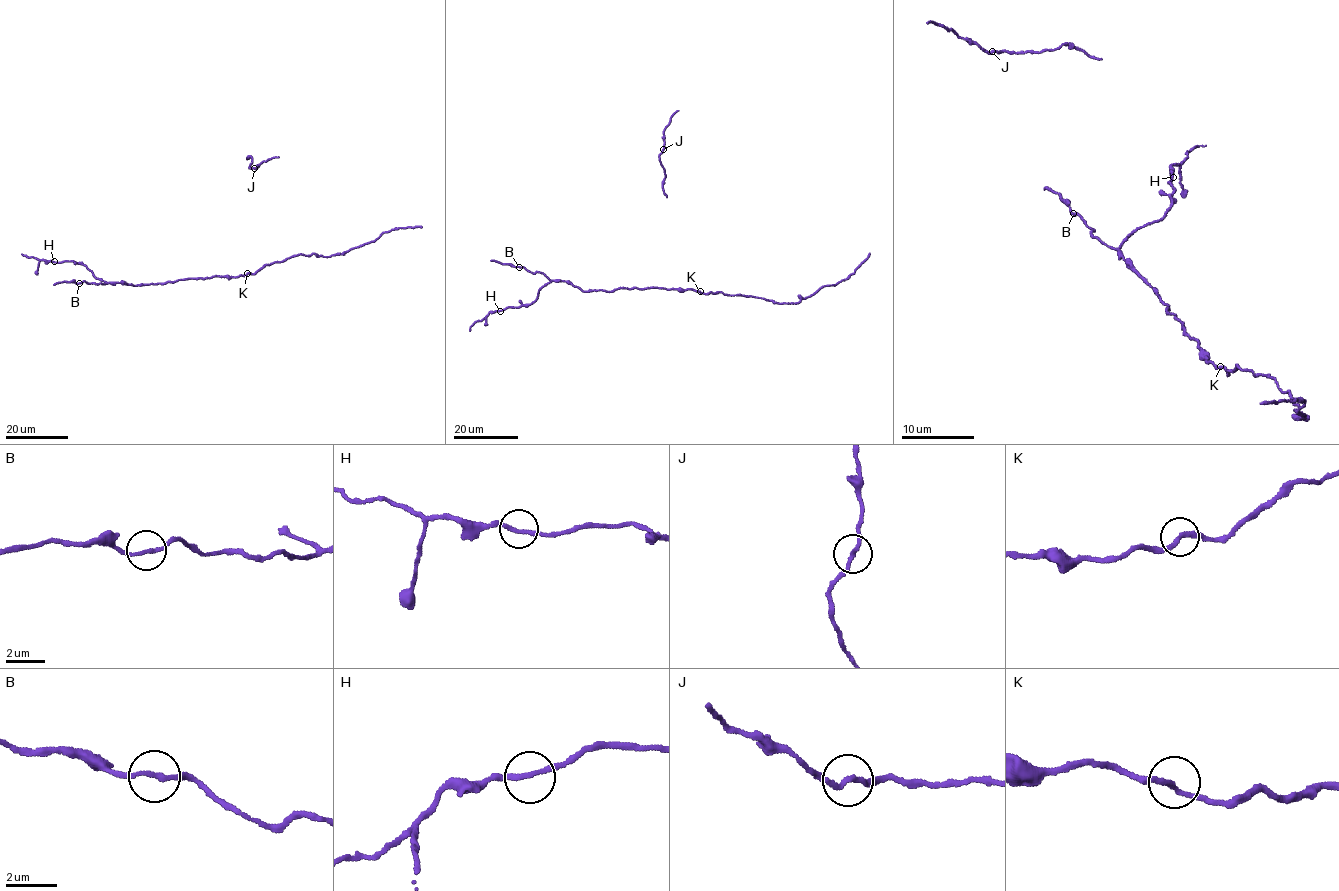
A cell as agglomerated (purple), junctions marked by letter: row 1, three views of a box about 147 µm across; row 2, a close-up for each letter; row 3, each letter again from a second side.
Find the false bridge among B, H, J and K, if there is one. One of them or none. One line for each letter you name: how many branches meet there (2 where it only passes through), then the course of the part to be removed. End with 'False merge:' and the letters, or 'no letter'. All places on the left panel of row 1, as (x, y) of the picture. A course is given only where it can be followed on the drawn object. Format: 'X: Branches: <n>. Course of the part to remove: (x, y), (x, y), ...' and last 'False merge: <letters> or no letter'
False merge: no letter

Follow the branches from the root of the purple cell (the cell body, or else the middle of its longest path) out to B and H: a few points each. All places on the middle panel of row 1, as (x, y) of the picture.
B: (699, 292), (689, 289), (634, 287), (583, 292), (567, 281), (551, 281), (543, 273), (532, 273), (519, 267)
H: (699, 292), (634, 287), (583, 292), (567, 281), (551, 281), (530, 304), (500, 311)

